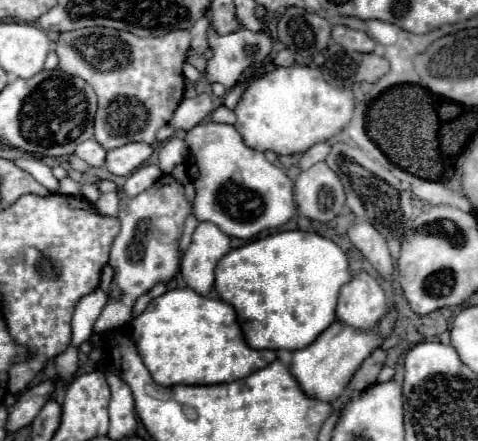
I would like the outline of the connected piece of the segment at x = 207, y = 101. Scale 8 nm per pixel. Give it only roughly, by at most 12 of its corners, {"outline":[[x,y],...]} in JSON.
{"outline":[[207,93],[183,99],[171,125],[189,131],[213,111]]}

